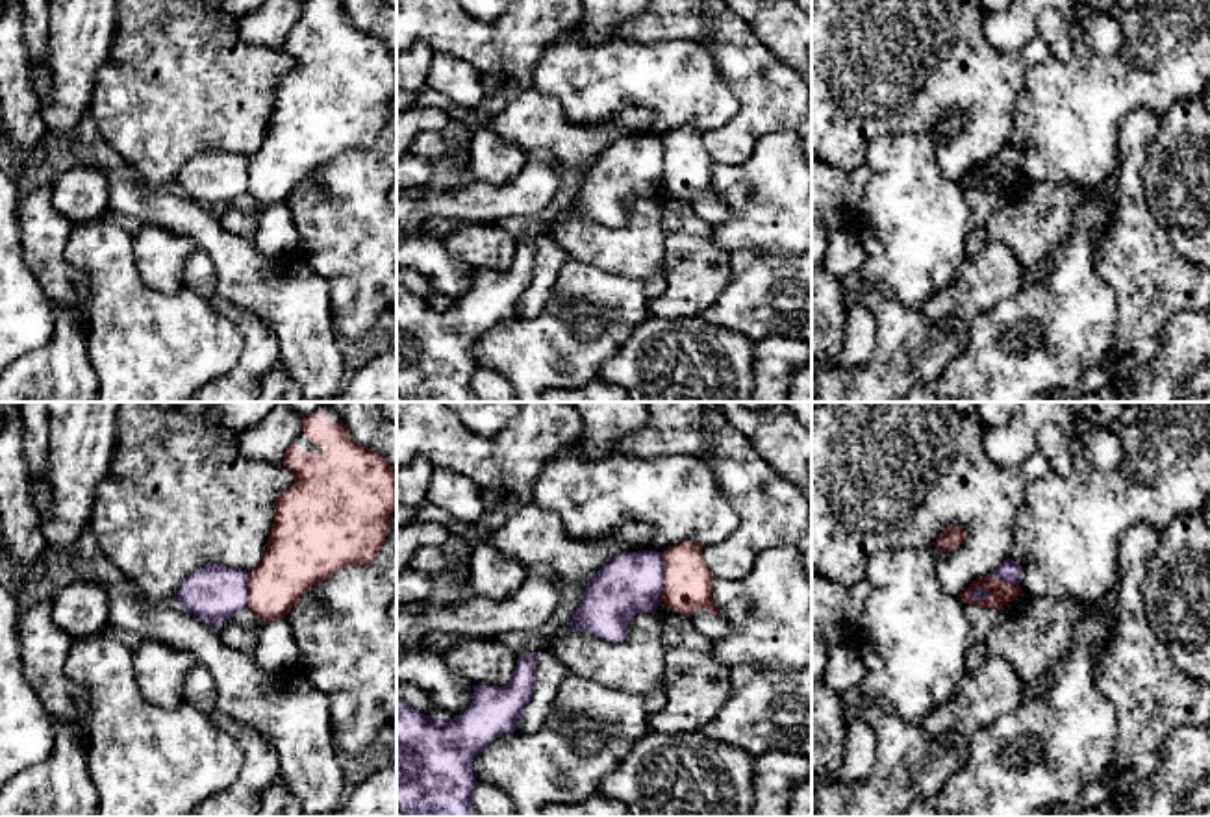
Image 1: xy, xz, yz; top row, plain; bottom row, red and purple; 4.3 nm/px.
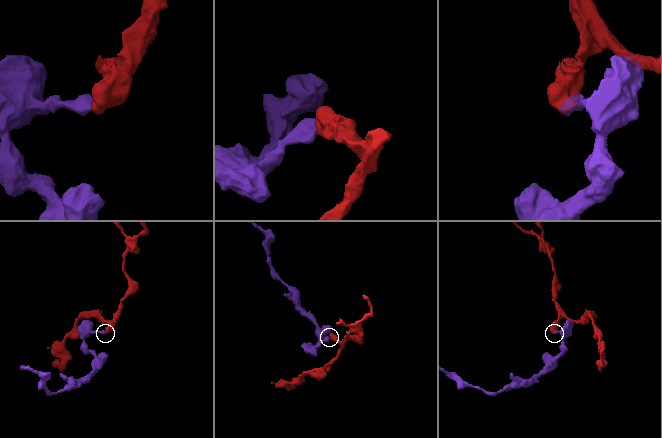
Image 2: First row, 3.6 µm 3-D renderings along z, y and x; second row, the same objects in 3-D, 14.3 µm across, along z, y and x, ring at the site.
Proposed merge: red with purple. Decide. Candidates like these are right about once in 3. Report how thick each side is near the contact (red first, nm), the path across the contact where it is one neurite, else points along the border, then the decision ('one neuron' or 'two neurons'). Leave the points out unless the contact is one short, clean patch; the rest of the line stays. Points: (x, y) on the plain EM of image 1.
calibres 220 and 260 nm; border xz (660, 138), (664, 149), (662, 186); two neurons

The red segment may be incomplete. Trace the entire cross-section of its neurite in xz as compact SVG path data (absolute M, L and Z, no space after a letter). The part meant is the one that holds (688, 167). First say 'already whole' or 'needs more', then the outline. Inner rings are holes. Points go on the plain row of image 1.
already whole | M684 126L663 135L662 141L665 148L663 191L686 202L691 202L699 193L721 200L712 180L715 161L704 146L702 132Z

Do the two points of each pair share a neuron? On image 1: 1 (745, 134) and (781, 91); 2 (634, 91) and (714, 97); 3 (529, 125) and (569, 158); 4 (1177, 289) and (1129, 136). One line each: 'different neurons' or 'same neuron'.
1: same neuron
2: same neuron
3: same neuron
4: same neuron

